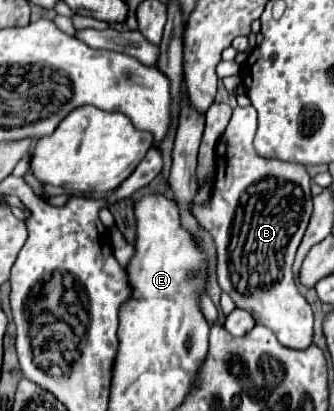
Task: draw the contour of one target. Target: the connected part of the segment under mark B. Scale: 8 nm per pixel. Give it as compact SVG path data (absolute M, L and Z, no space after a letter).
M234 108L232 118L220 142L216 144L216 176L212 184L212 194L206 204L194 204L192 214L198 224L212 236L216 246L216 276L220 288L234 300L242 310L248 310L258 324L268 326L278 342L288 348L306 348L312 344L312 310L304 296L298 292L292 262L294 250L304 236L312 214L312 194L310 194L310 176L302 164L284 162L278 158L262 158L252 148L252 136L256 132L256 110Z

